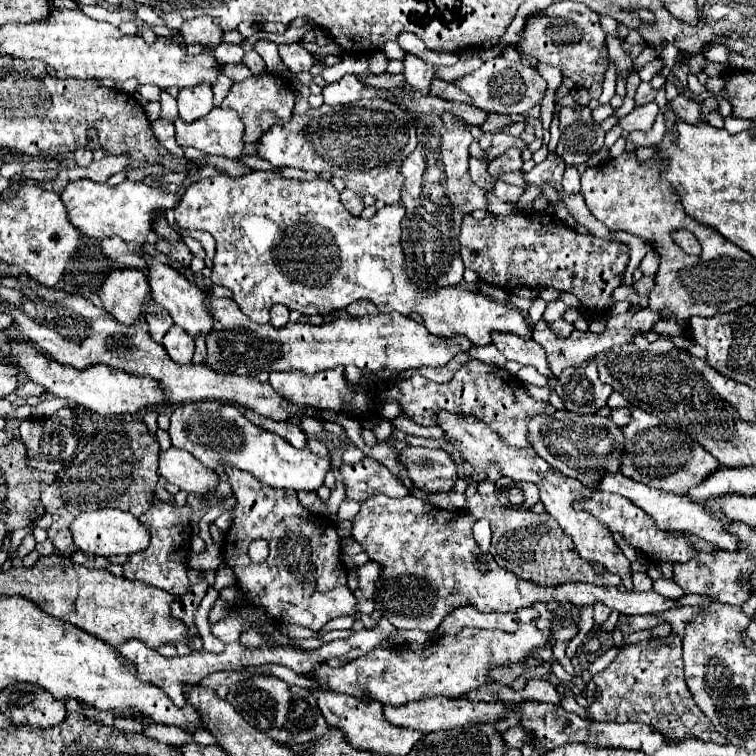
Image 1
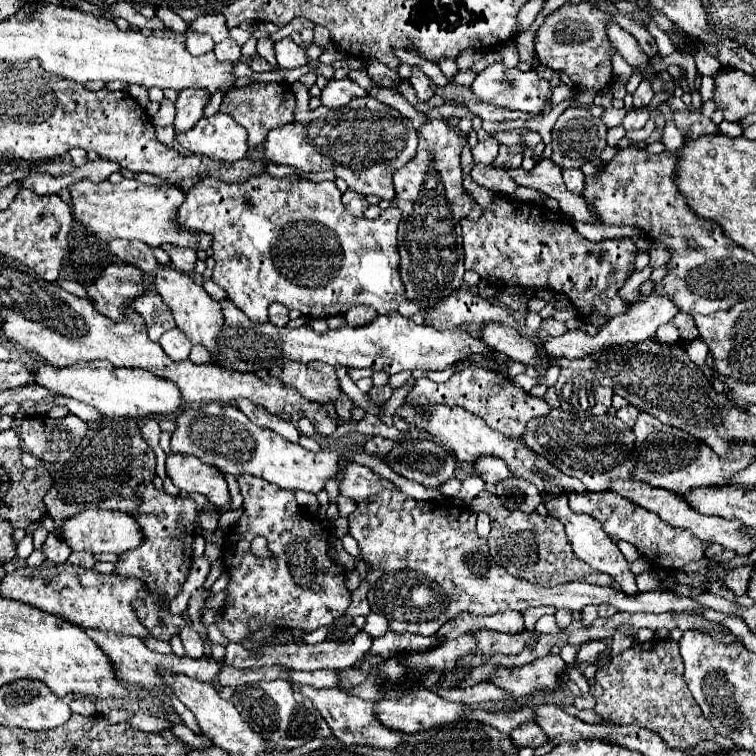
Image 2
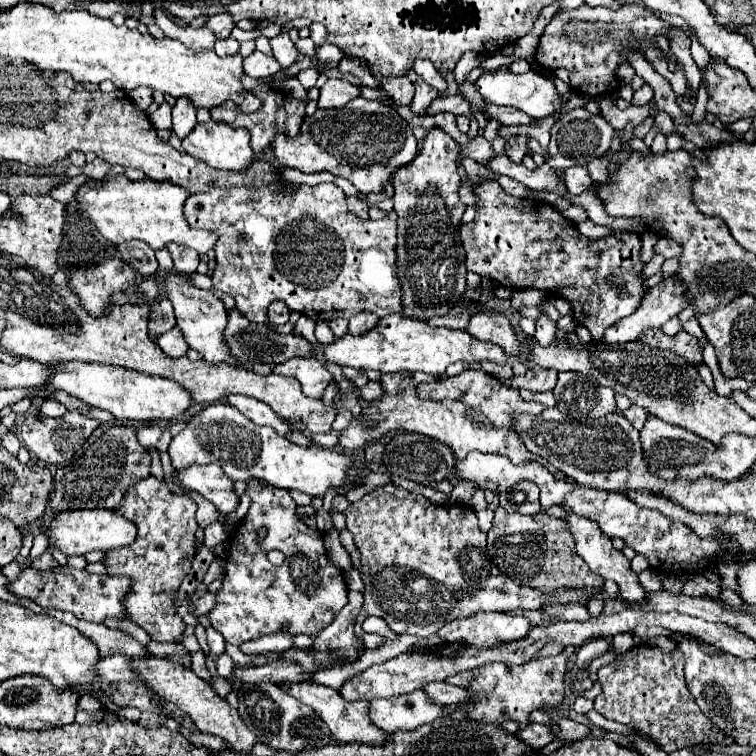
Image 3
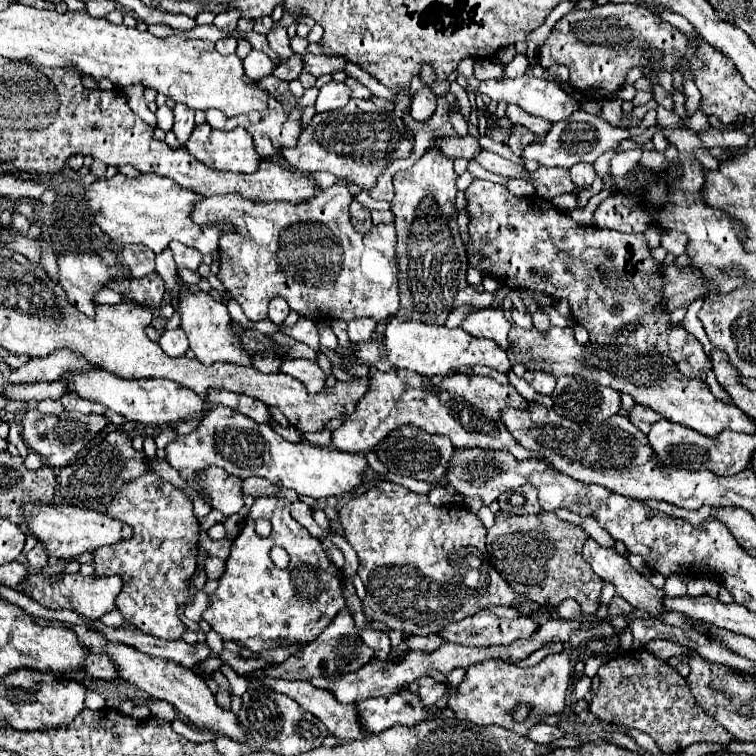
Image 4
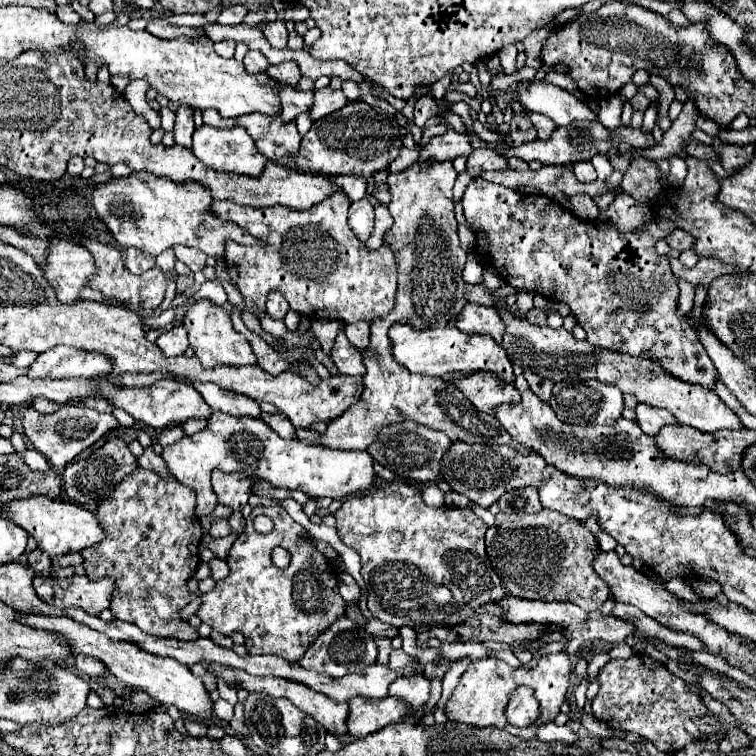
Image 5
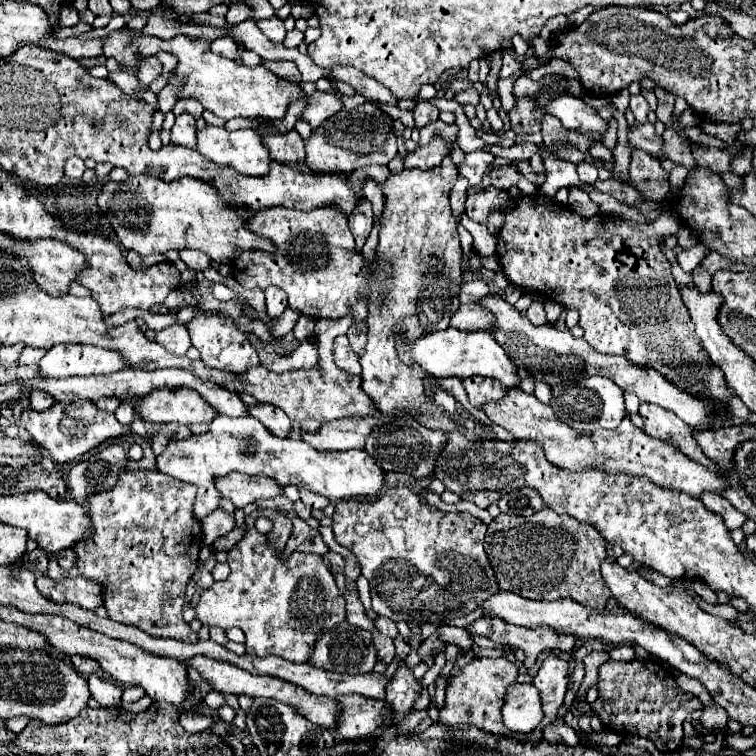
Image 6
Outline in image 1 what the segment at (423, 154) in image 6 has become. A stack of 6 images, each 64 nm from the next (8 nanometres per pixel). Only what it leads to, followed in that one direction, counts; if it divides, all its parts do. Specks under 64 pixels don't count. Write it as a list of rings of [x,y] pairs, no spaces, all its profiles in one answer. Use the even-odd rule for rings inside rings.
[[[496,132],[494,138],[492,138],[492,150],[486,152],[486,156],[492,160],[492,158],[500,156],[502,152],[506,152],[506,150],[510,150],[510,148],[524,150],[524,148],[528,148],[528,144],[526,144],[522,138],[516,138],[516,136],[512,136],[512,134],[508,134],[508,132]]]

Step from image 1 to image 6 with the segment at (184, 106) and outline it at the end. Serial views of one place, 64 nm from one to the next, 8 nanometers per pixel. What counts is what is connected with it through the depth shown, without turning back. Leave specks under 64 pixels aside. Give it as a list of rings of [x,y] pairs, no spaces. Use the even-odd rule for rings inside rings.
[[[184,112],[176,116],[176,124],[172,128],[172,144],[194,148],[196,146],[196,120],[192,114]]]

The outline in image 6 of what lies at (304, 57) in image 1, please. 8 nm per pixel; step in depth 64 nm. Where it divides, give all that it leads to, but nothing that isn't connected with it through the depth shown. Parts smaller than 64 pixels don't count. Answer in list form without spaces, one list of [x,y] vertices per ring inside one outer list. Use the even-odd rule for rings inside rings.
[[[272,16],[270,20],[258,20],[256,26],[262,30],[262,34],[274,42],[274,44],[282,44],[284,38],[286,38],[286,28],[284,28],[284,22],[278,18],[278,16]]]

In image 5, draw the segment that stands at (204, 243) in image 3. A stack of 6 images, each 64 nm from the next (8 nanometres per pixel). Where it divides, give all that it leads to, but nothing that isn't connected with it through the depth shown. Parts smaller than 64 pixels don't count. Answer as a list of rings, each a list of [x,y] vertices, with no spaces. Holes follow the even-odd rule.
[[[132,172],[130,176],[112,178],[106,184],[94,186],[92,200],[100,220],[104,220],[106,228],[120,246],[136,246],[152,256],[158,256],[162,250],[172,248],[174,244],[184,244],[198,248],[208,256],[222,258],[226,238],[232,238],[240,244],[260,244],[238,224],[222,224],[218,218],[214,218],[208,212],[212,196],[206,188],[200,188],[200,184],[178,184],[148,172]]]

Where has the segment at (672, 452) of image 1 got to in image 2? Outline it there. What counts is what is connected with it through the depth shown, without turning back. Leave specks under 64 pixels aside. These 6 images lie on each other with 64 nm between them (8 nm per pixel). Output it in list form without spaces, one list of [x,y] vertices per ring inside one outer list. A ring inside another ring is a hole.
[[[646,412],[638,414],[632,432],[638,438],[634,442],[636,466],[632,478],[646,482],[654,488],[672,490],[676,494],[686,494],[688,490],[700,486],[720,484],[720,480],[728,480],[732,472],[740,472],[740,468],[752,464],[752,448],[736,448],[736,456],[728,456],[728,460],[718,458],[706,444],[700,444],[700,440],[692,438],[686,432],[680,432],[678,428],[662,424],[660,420],[656,420]]]

